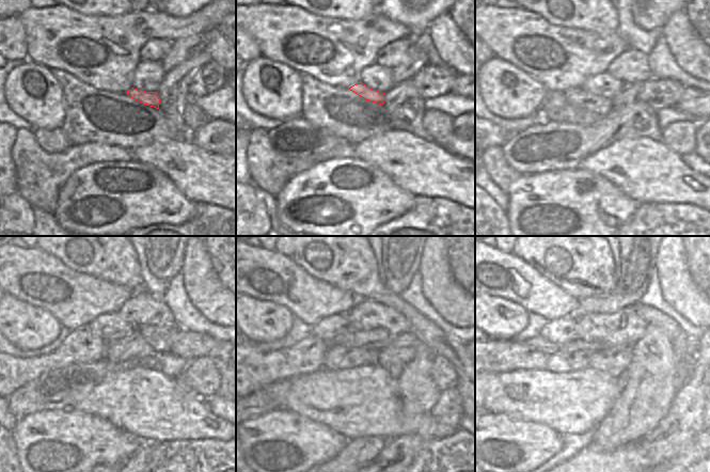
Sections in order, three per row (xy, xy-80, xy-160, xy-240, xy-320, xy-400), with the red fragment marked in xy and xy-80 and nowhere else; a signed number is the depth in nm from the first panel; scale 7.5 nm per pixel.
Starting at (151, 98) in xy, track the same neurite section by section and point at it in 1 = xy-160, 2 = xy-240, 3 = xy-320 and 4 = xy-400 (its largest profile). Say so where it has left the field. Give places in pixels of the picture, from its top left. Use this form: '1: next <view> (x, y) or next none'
1: next xy-160 (592, 105)
2: next xy-240 (81, 345)
3: next xy-320 (257, 368)
4: next xy-400 (496, 356)

